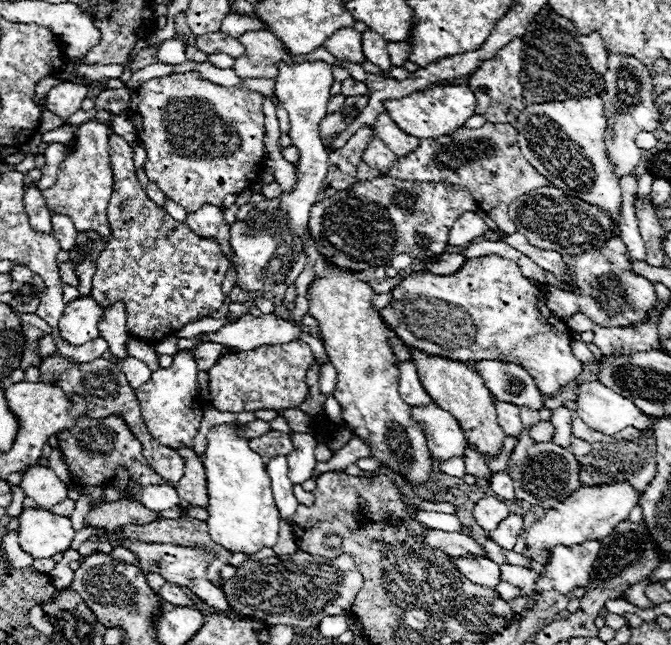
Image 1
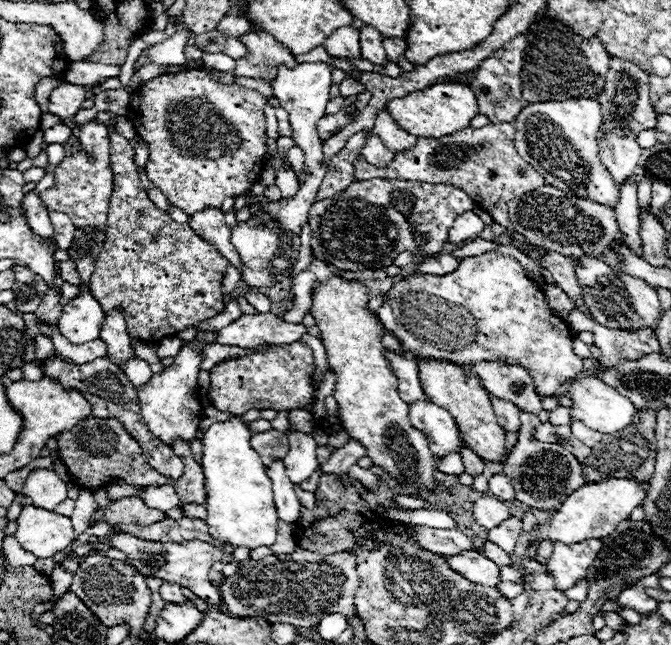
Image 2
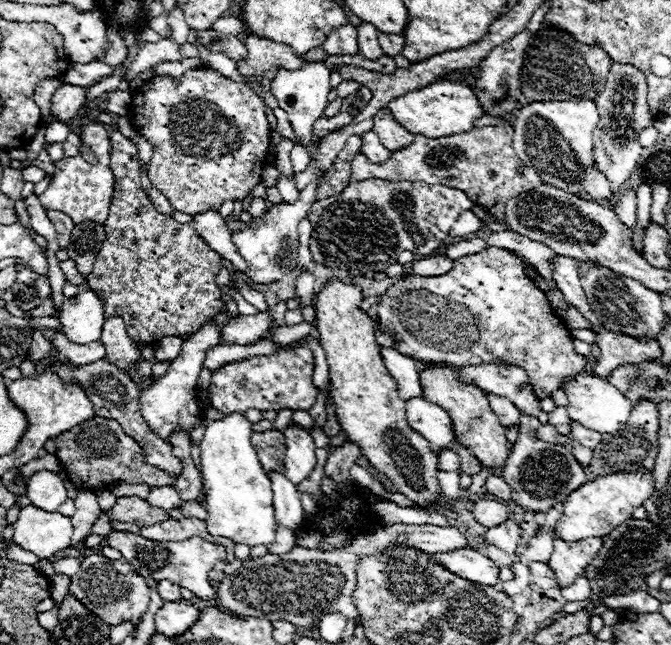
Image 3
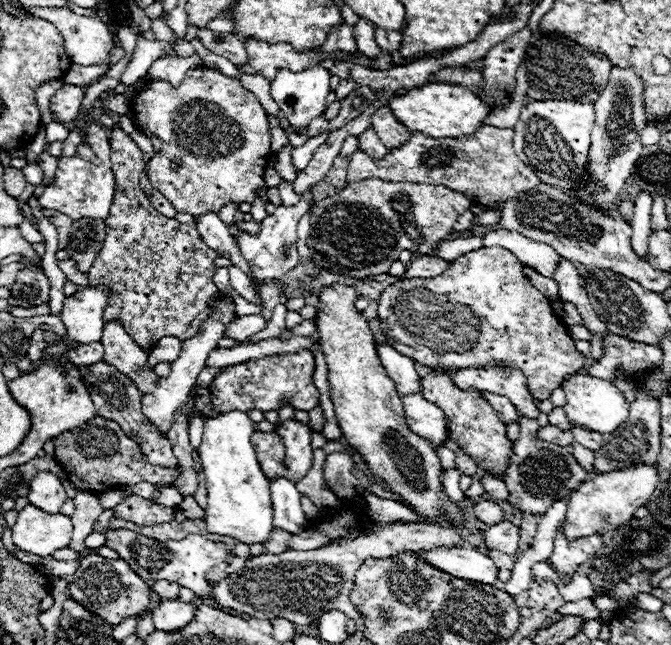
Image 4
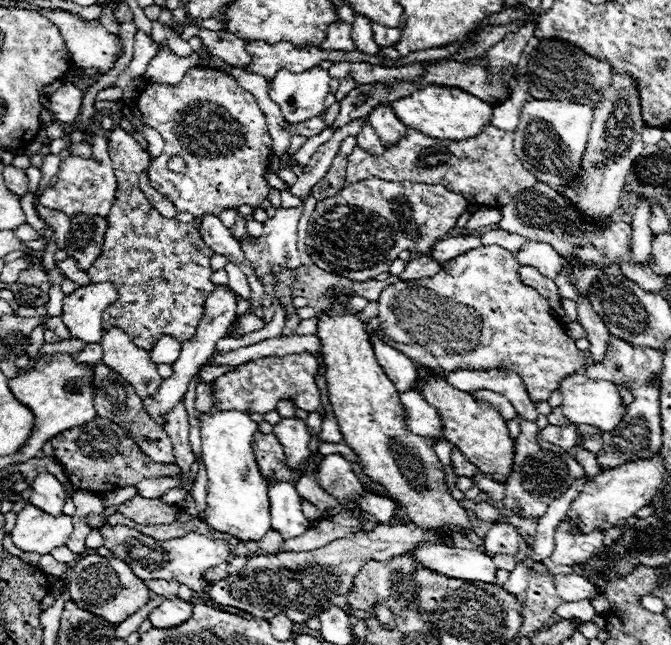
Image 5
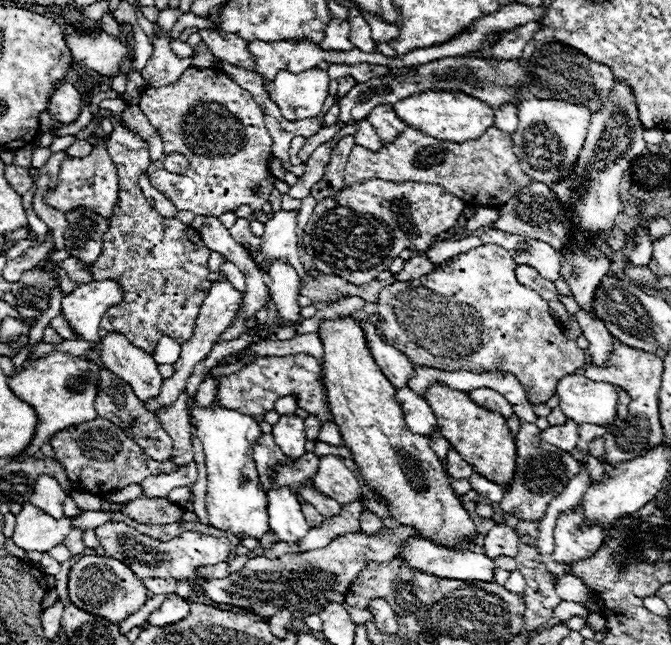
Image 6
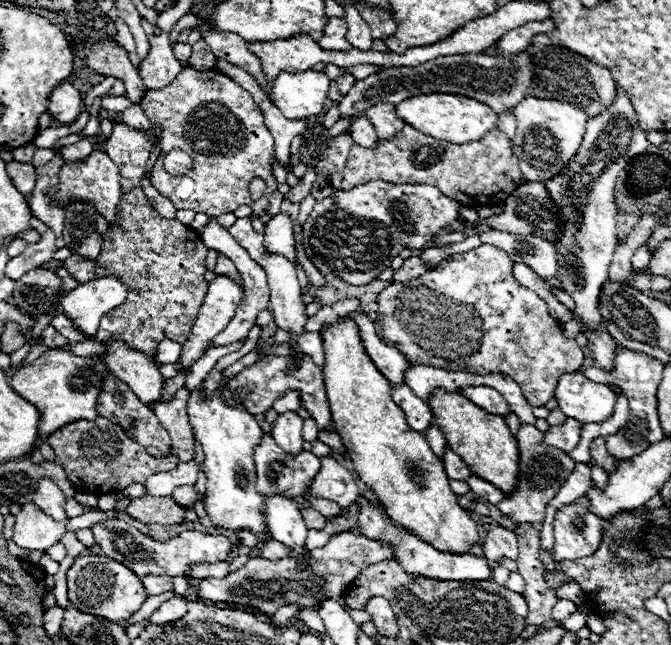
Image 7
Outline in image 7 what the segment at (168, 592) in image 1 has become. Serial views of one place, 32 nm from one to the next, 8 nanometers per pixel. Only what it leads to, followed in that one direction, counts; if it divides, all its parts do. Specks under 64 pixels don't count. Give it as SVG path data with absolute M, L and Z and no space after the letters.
M148 576L148 578L142 578L142 584L146 586L146 594L148 594L148 596L174 590L172 580L166 578L166 576Z

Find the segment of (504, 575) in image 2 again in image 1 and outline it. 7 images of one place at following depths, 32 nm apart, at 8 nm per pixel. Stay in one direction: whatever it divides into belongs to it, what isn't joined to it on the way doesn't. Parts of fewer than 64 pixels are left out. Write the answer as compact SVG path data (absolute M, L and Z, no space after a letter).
M614 482L614 484L608 484L608 486L594 486L594 488L580 488L576 490L574 494L570 494L564 502L558 502L554 508L546 510L544 512L544 518L536 520L528 530L526 530L526 552L524 556L530 560L530 566L514 566L514 564L502 564L500 570L502 570L502 580L504 582L510 582L512 586L520 588L520 596L526 598L526 608L532 608L536 604L534 596L536 596L536 582L540 578L540 574L544 574L544 568L546 564L550 562L550 556L552 556L552 548L562 544L562 546L572 546L572 544L582 544L586 540L602 540L610 534L610 530L614 530L614 526L622 520L628 518L630 510L638 504L640 500L640 494L636 494L626 482Z

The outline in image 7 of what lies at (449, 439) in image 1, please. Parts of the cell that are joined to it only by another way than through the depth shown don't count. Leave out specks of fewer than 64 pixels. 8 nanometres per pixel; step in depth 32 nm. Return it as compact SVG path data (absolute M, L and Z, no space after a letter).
M406 384L394 386L394 402L398 402L402 410L406 410L406 420L410 422L410 428L414 432L424 434L430 428L434 420L430 406L422 398L418 398Z

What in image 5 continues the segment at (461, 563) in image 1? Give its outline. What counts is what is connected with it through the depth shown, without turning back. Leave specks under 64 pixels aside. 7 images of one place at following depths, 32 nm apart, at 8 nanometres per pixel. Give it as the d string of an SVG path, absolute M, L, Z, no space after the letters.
M422 546L410 554L418 564L430 570L438 570L448 578L496 584L496 566L492 558L478 550L454 546Z

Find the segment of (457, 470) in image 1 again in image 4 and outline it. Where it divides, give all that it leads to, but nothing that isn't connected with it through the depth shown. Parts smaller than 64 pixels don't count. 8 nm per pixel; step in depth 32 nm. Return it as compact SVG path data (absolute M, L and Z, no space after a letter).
M440 446L436 450L438 458L440 458L440 464L442 464L442 470L454 470L456 468L456 454L448 448L448 446Z

